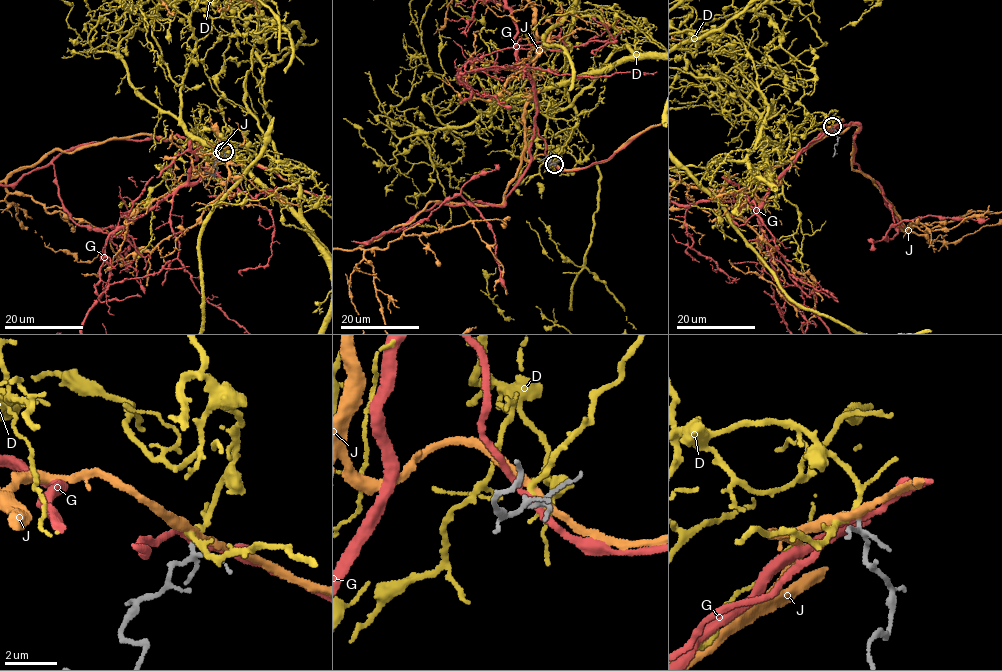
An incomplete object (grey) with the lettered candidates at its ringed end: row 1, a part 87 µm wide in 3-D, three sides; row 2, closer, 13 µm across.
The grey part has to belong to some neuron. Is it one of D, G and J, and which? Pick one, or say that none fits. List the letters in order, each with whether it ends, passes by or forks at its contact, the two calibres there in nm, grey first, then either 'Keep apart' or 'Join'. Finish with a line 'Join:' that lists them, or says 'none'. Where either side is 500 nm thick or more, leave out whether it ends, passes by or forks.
D: It passes by. Thickness 130 nm (grey) against 240 nm. Join
G: It passes by. Thickness 130 nm (grey) against 240 nm. Keep apart
J: It passes by. Thickness 140 nm (grey) against 240 nm. Keep apart
Join: D

